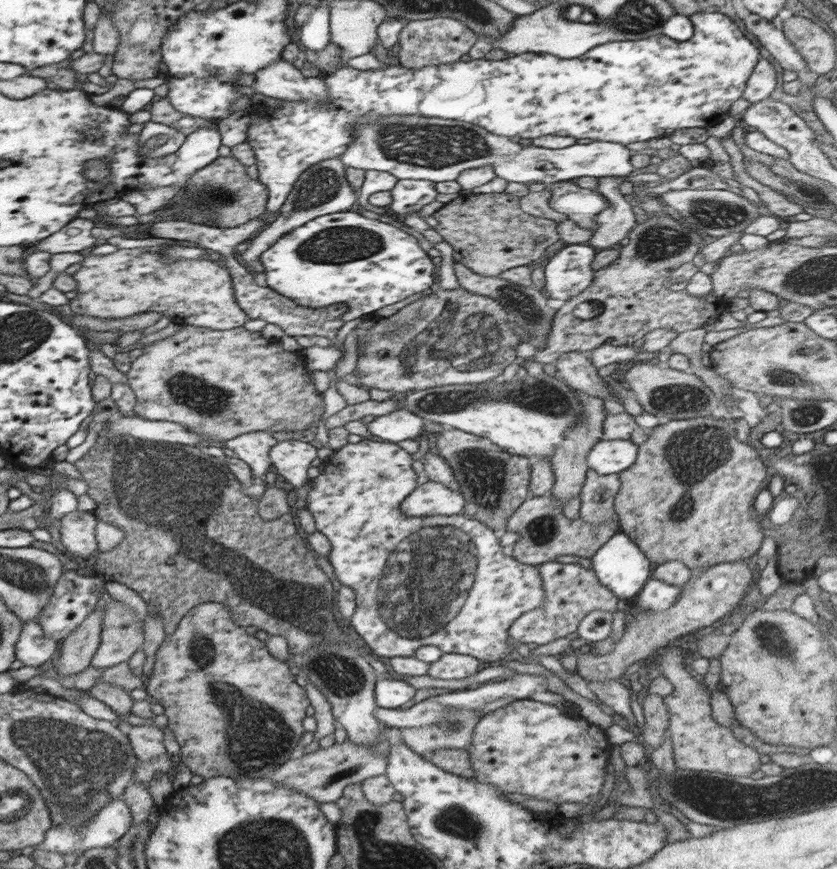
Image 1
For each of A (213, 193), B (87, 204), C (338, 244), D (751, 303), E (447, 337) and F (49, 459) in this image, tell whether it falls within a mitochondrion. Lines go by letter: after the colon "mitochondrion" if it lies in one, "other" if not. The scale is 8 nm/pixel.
A: mitochondrion
B: other
C: mitochondrion
D: other
E: mitochondrion
F: other

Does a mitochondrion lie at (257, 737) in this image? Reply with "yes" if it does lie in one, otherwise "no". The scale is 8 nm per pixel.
yes

